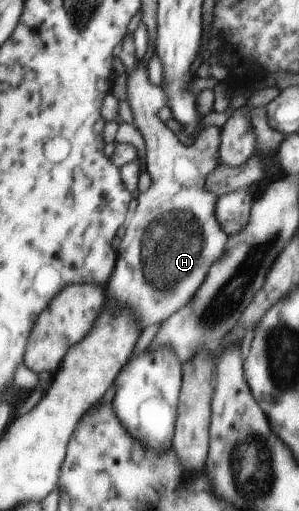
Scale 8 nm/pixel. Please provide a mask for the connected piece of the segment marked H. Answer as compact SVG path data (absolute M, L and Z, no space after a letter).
M136 59L137 66L127 75L127 102L134 117L133 129L138 137L143 138L143 149L146 150L146 169L152 176L152 187L142 192L133 204L133 211L127 220L125 234L118 249L118 261L113 277L110 278L106 293L112 301L120 303L124 310L134 314L139 324L150 327L154 323L162 325L168 318L172 318L181 307L186 307L194 299L194 293L200 290L206 273L210 267L224 255L224 247L228 243L228 235L222 231L216 219L216 201L214 193L208 193L206 177L213 173L221 161L222 128L216 125L205 127L191 143L186 143L178 132L166 125L158 113L167 105L165 89L154 85L148 79L148 69L144 61Z

